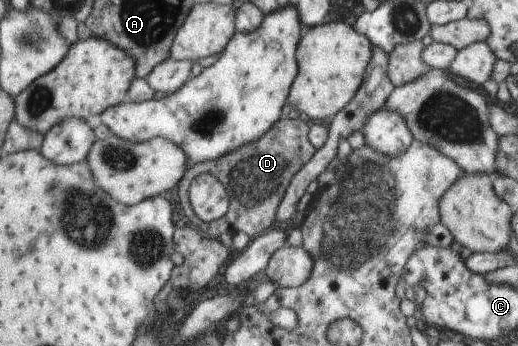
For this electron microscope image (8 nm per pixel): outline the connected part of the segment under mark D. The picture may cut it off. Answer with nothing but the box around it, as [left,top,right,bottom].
[178,118,318,239]

